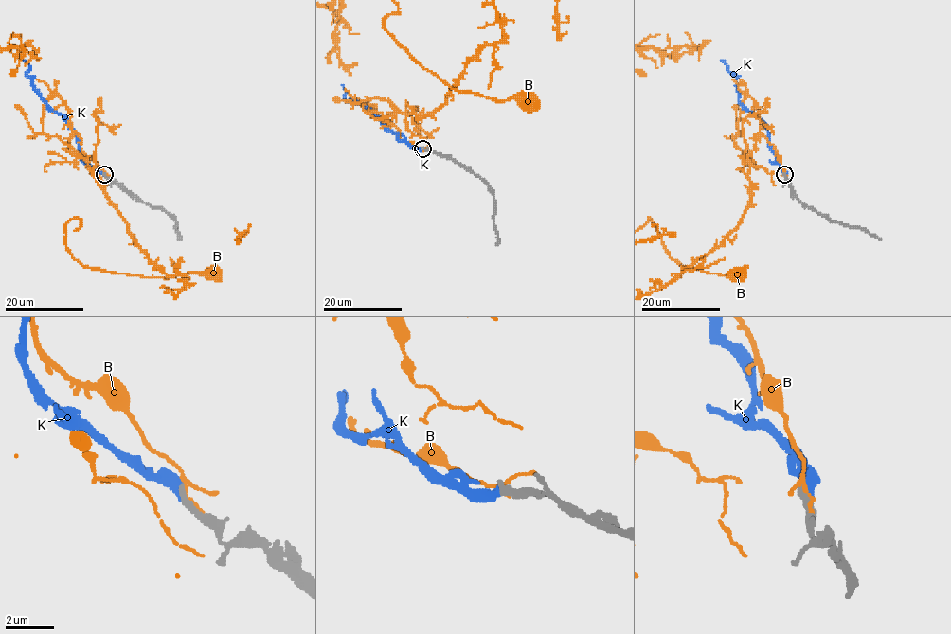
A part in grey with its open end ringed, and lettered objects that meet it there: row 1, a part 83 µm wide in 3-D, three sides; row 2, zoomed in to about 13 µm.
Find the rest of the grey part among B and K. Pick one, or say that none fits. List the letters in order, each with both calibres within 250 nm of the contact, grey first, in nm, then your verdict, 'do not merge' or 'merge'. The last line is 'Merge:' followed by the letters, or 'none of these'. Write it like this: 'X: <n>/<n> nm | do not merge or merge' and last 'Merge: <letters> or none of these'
B: 400/140 nm | do not merge
K: 320/320 nm | merge
Merge: K

